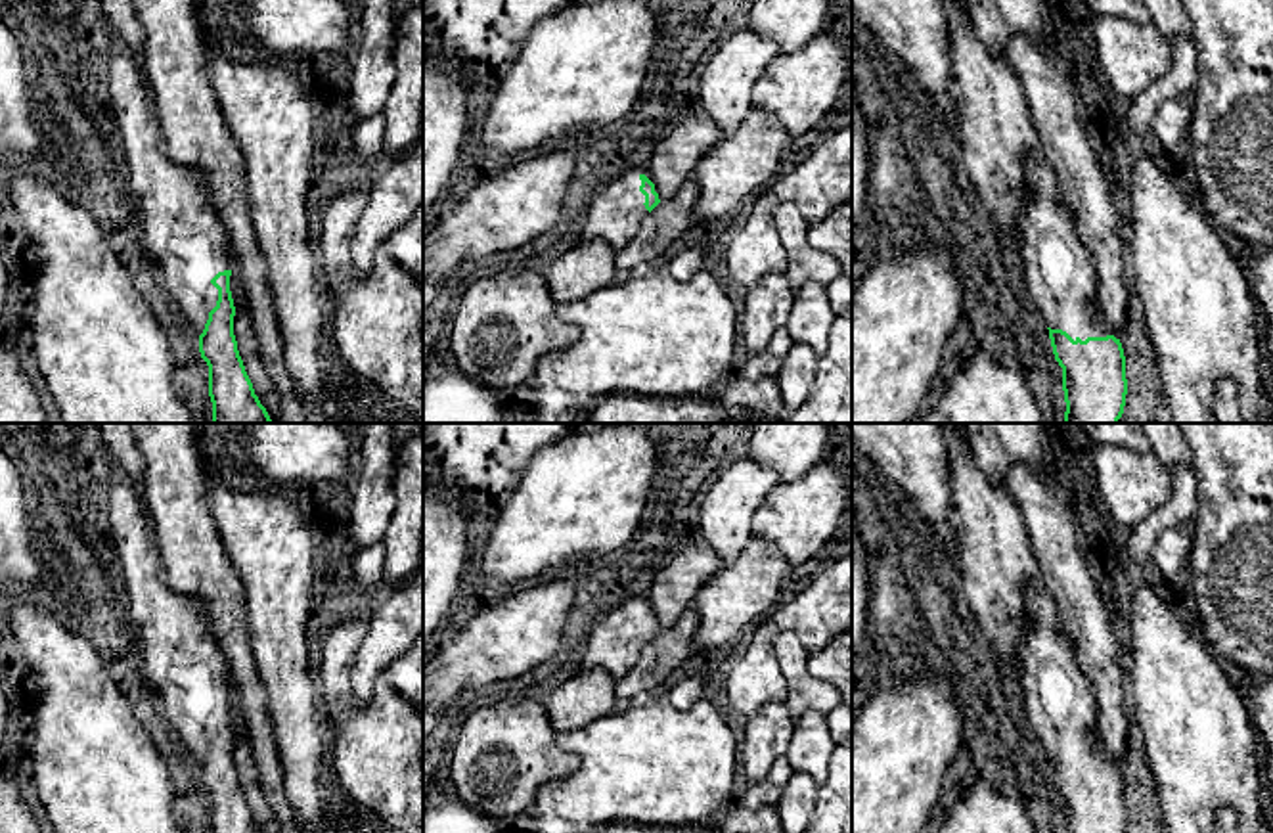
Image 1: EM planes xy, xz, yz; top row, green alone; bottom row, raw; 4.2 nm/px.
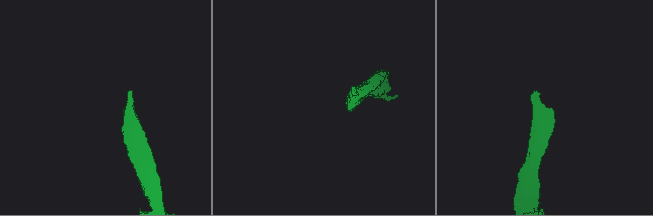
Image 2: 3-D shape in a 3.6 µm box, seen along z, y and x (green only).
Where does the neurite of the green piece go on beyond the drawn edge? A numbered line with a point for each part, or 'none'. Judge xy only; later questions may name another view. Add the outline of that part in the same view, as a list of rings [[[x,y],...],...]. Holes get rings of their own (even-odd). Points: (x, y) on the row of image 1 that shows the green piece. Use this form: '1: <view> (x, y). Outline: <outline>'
1: xy (178, 230). Outline: [[[111,29],[109,77],[126,151],[138,255],[159,266],[167,297],[186,326],[201,335],[218,301],[211,280],[232,270],[228,234],[214,214],[205,176],[168,157],[149,80]]]

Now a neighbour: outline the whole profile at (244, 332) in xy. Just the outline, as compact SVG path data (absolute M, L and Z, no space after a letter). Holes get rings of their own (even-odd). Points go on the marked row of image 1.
M230 276L230 291L235 306L234 335L237 341L239 356L253 383L255 394L258 396L260 404L266 408L270 419L276 421L276 408L278 408L276 389L260 360L260 350L249 310L243 306L243 287L241 283L235 281L234 276Z

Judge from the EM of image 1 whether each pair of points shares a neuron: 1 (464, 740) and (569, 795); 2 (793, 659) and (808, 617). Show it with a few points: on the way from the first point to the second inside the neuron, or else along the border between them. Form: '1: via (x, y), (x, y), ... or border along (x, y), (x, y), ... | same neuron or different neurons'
1: border along (558, 740), (580, 765), (546, 782), (529, 812) | different neurons
2: border along (781, 630), (774, 642), (774, 655), (787, 684) | different neurons

